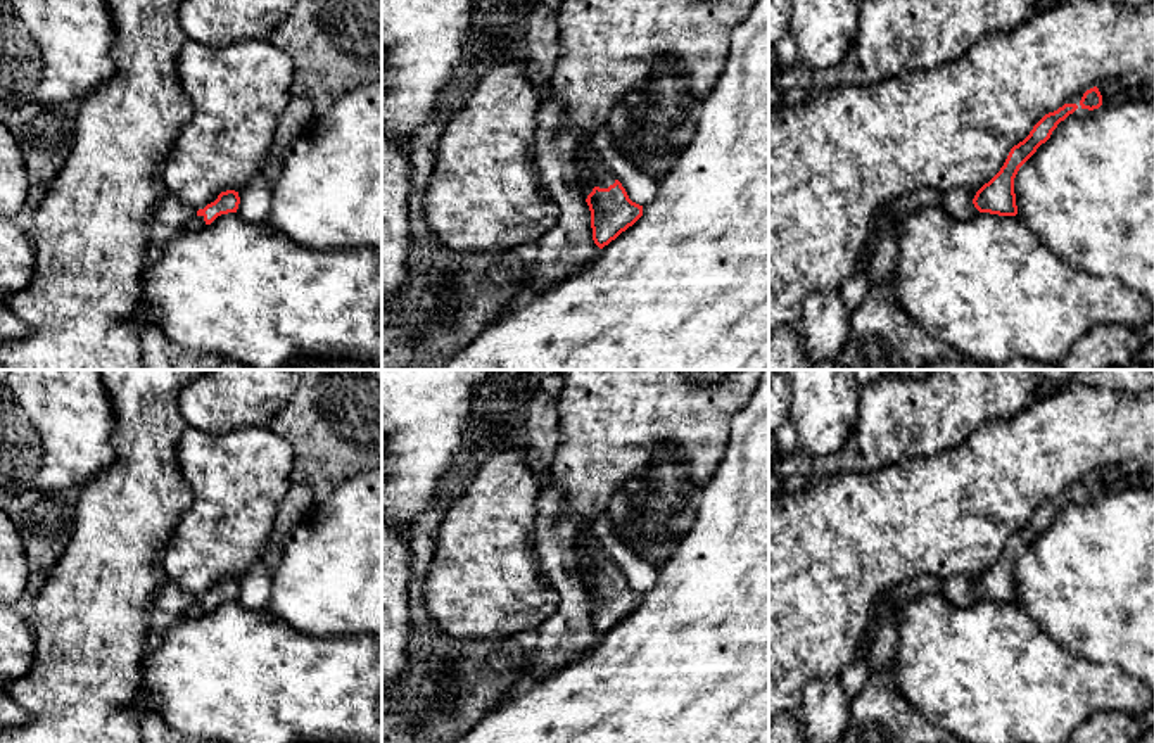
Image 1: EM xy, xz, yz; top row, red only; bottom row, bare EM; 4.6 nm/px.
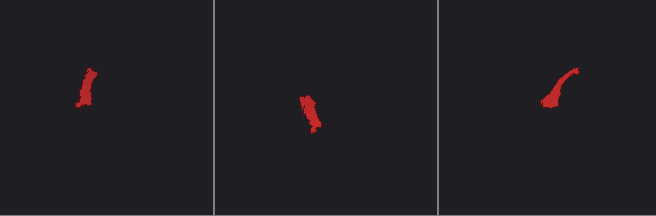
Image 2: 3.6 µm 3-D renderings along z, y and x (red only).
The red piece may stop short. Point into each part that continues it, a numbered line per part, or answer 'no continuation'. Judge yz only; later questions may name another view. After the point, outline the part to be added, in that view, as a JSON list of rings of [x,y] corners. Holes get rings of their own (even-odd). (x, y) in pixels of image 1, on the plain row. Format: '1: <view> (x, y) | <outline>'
no continuation

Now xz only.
1: xz (593, 552) | [[[577,532],[575,541],[587,560],[587,563],[596,570],[599,575],[608,575],[615,570],[615,563],[610,560],[610,556],[603,551],[599,541],[593,532]]]

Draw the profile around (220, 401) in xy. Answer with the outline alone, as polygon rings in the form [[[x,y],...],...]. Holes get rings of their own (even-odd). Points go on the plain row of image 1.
[[[206,370],[180,394],[178,408],[190,429],[230,434],[247,425],[269,425],[297,391],[304,370]]]

